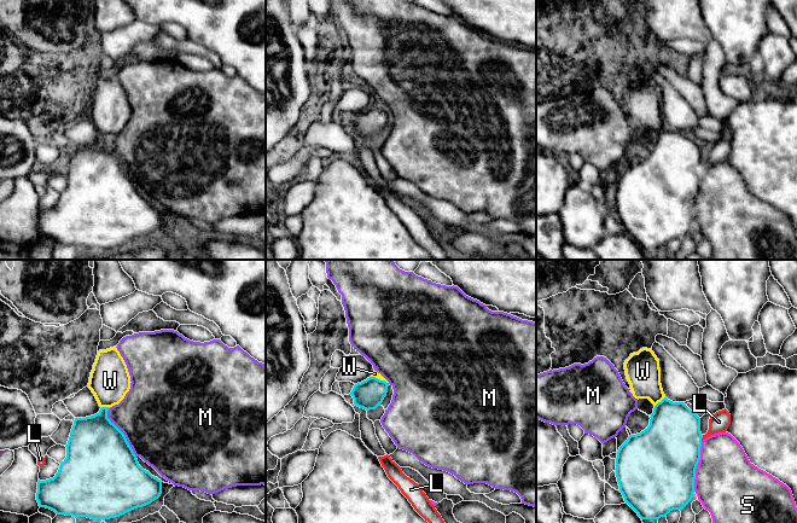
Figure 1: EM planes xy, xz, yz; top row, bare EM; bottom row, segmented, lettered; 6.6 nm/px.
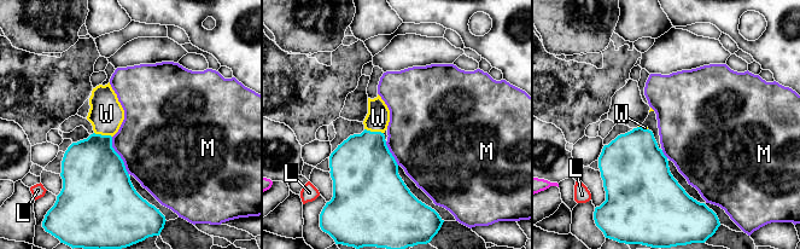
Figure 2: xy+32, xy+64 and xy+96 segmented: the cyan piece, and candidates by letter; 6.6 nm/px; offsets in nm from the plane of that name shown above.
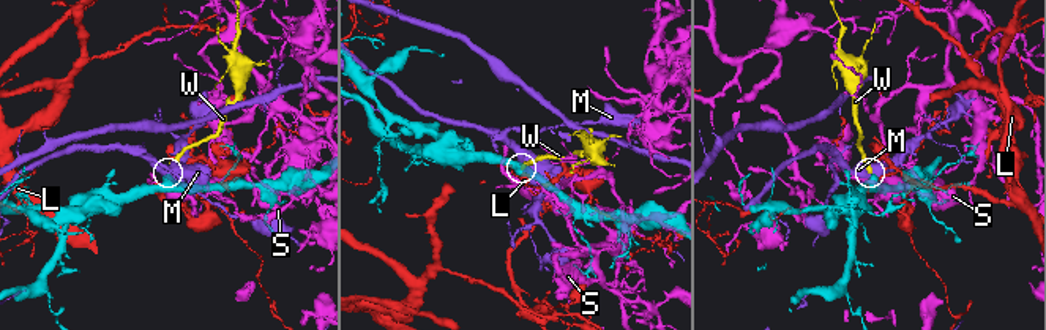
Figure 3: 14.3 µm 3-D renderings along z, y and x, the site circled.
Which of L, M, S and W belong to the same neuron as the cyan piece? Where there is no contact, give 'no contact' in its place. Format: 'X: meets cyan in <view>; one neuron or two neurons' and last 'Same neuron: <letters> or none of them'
L: meets cyan in yz; two neurons
M: meets cyan in xy; two neurons
S: meets cyan in yz; two neurons
W: meets cyan in yz; one neuron
Same neuron: W

